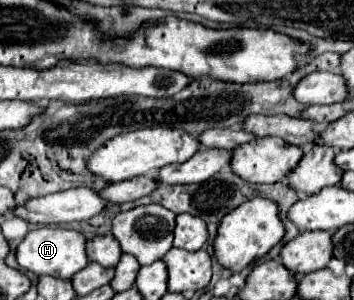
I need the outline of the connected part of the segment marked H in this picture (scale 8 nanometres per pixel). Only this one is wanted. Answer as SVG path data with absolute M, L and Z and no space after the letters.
M38 228L26 234L22 244L16 250L16 260L20 268L30 270L38 276L50 274L56 278L72 278L78 270L88 266L88 256L86 256L86 238L78 230L66 230L66 228Z

